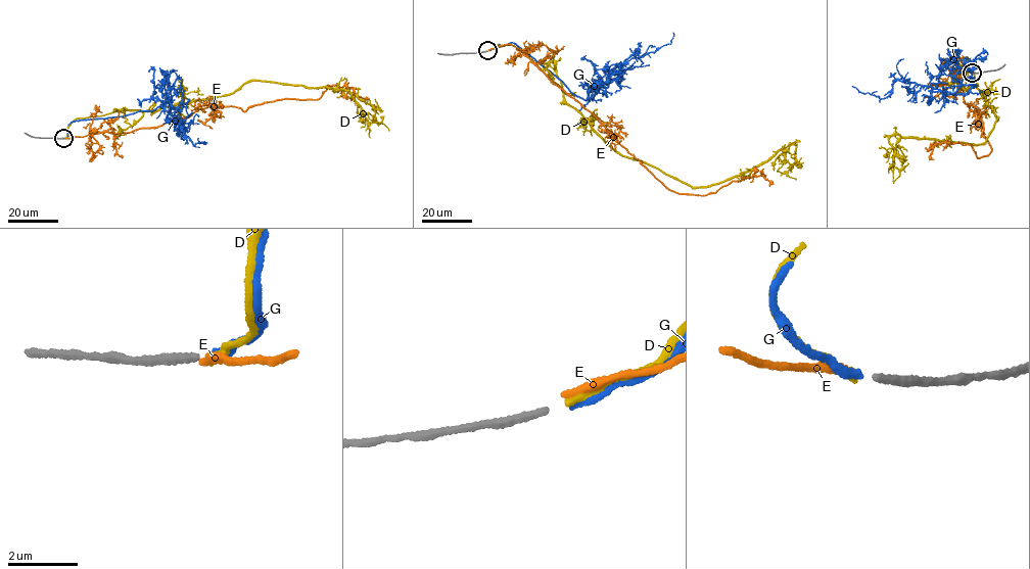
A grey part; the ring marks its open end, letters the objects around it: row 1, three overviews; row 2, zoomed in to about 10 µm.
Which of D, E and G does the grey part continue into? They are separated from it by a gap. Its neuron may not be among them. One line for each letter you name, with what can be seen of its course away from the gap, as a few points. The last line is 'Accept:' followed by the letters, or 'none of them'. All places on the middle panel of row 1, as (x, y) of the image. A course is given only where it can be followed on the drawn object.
G: via (488, 51), (515, 43), (588, 99), (589, 89), (635, 52), (654, 52), (671, 43), (672, 32)
Accept: G

